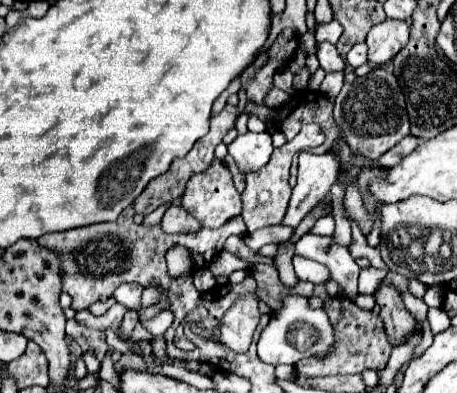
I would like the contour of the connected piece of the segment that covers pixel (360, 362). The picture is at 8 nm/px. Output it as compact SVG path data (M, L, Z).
M299 281L293 289L293 293L297 295L319 295L325 305L323 309L327 309L337 333L339 333L339 345L335 349L333 355L319 359L311 357L306 360L306 365L301 365L301 360L296 363L296 370L299 374L306 377L324 377L328 375L353 375L360 374L365 369L375 369L375 371L383 371L387 367L391 349L395 347L395 343L389 341L385 327L383 327L383 319L379 315L373 315L371 311L363 311L359 309L351 299L347 297L331 297L325 291L325 285L315 285L315 283L307 283L307 281Z

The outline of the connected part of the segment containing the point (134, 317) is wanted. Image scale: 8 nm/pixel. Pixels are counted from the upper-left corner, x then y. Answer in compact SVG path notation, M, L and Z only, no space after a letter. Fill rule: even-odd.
M128 311L122 321L119 335L130 335L138 322L139 318L137 313L134 311Z

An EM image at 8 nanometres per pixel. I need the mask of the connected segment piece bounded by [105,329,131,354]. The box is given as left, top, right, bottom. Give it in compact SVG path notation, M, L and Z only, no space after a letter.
M107 329L105 333L106 333L106 341L109 347L112 347L114 350L119 351L122 354L131 351L131 349L129 349L129 345L122 344L121 340L115 335L113 330Z

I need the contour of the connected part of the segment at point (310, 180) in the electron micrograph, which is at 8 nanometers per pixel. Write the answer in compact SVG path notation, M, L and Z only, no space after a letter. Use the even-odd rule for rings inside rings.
M335 153L325 155L299 155L299 181L293 189L293 197L289 201L283 225L297 227L301 219L323 199L329 195L333 183L337 183L341 175L343 163Z

